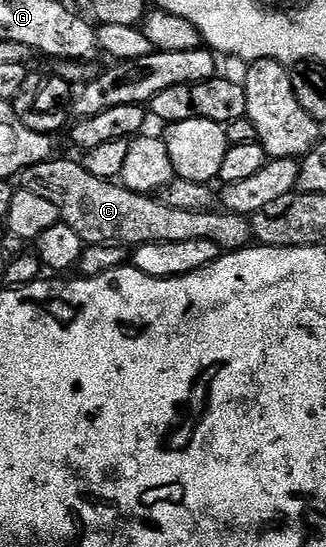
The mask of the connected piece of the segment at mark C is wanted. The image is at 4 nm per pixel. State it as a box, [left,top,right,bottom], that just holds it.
[20,159,251,253]

